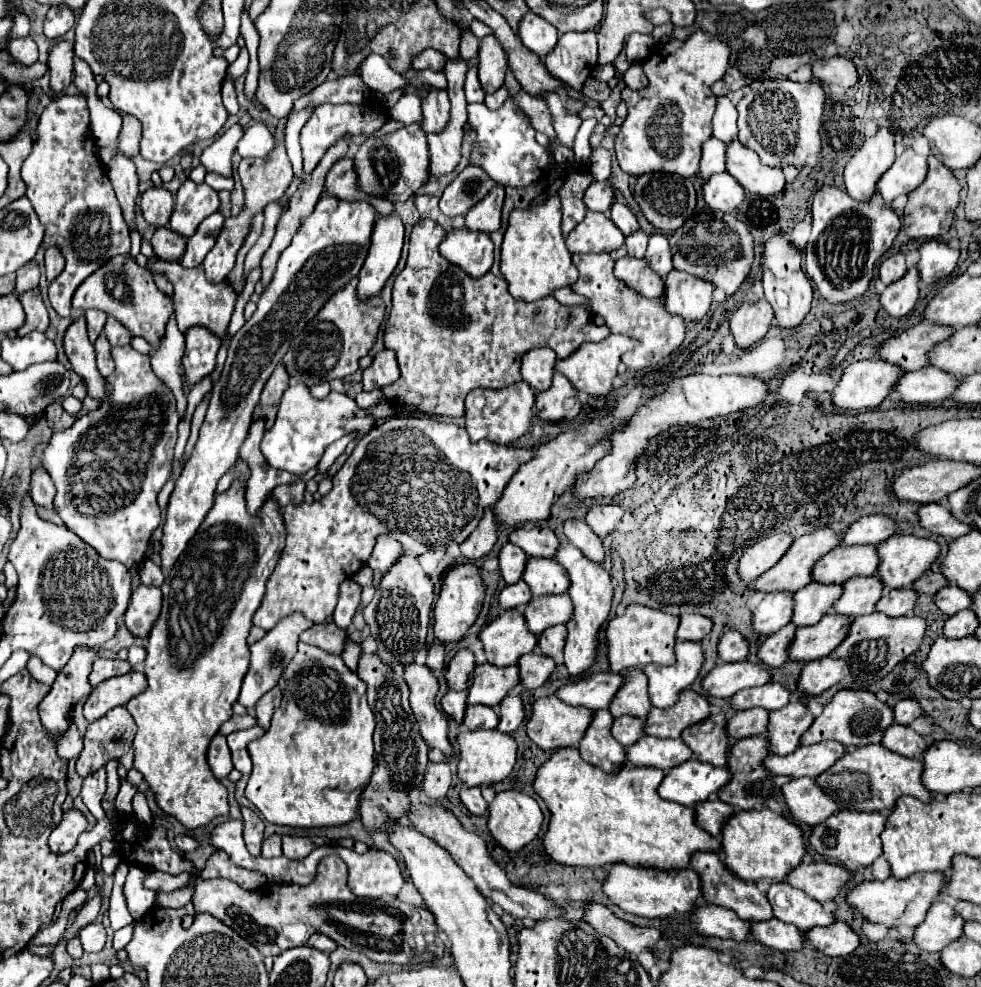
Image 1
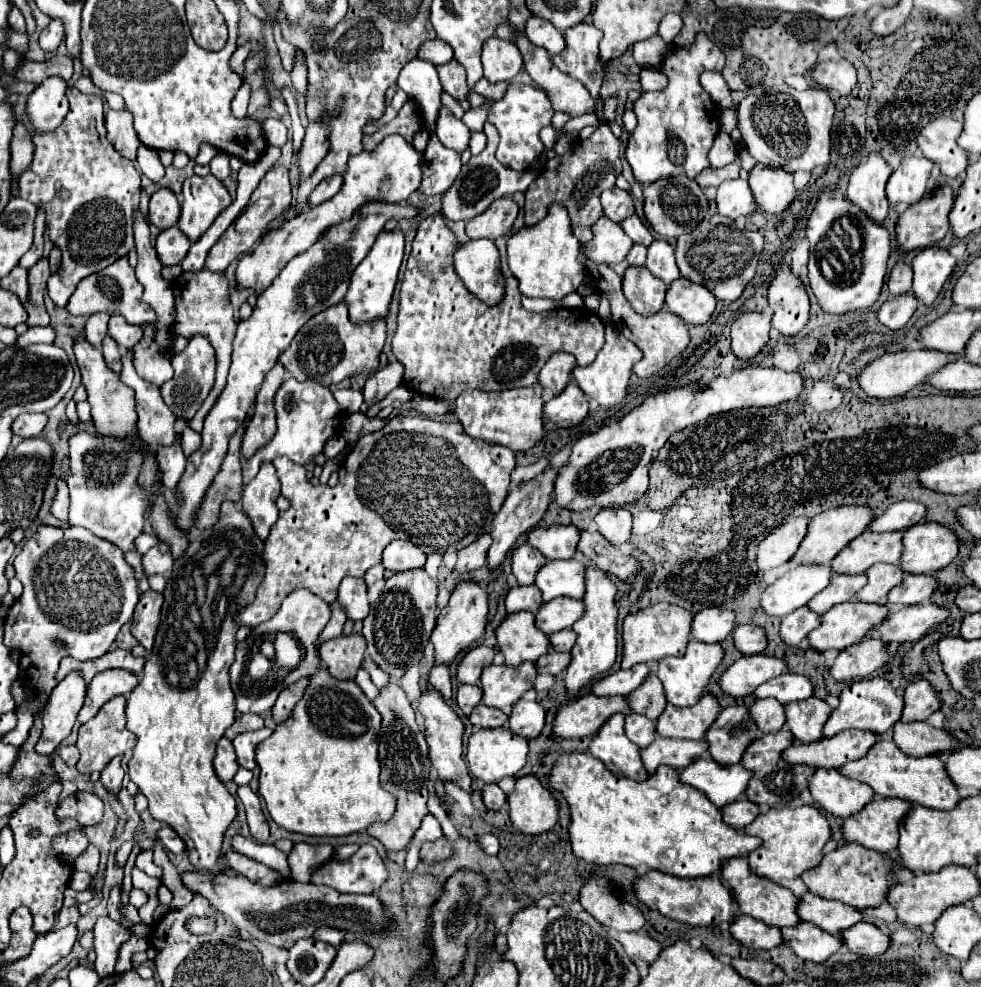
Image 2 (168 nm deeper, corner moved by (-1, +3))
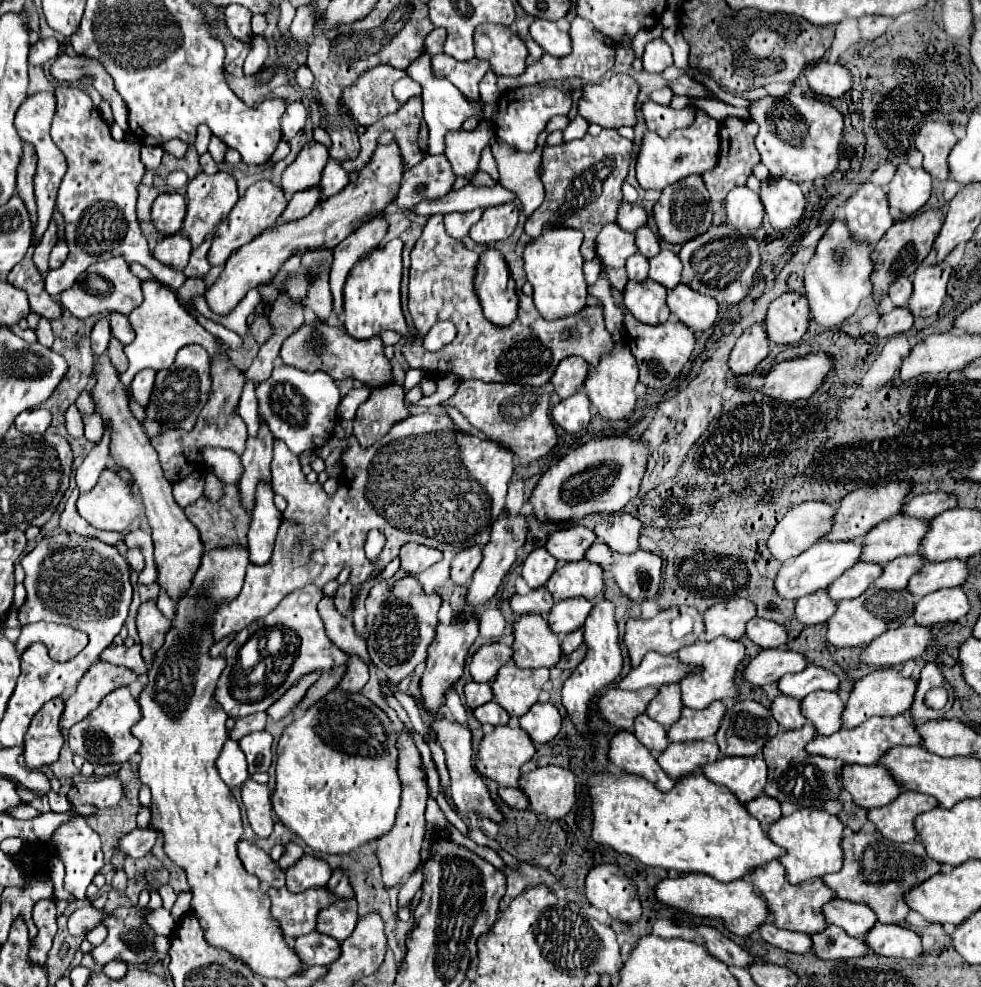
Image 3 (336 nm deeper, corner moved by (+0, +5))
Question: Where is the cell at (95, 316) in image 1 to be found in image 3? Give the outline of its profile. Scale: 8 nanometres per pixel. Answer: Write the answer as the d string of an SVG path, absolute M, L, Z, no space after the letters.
M102 317L94 329L92 329L92 351L94 355L102 355L108 347L108 341L110 341L112 333L110 333L110 323L106 317Z

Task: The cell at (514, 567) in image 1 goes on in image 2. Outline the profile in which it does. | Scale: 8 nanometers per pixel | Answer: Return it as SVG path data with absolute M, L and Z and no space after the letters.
M527 543L519 545L511 553L511 567L519 585L531 585L535 579L535 573L543 563L545 563L545 557Z

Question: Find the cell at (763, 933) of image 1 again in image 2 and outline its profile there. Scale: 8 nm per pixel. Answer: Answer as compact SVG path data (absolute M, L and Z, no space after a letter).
M805 921L795 927L783 927L781 933L783 933L783 941L791 945L795 955L813 963L825 961L841 945L841 939L837 935L831 935Z

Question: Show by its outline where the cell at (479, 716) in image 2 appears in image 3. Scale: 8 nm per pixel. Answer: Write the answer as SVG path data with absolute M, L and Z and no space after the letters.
M496 701L480 705L478 709L474 709L474 715L482 725L506 725L510 719L508 713Z

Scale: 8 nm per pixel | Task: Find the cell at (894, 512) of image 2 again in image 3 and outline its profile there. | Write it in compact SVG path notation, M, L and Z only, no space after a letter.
M934 491L934 493L922 493L922 495L910 497L904 503L902 513L930 521L936 515L940 515L942 511L948 511L948 509L954 509L954 507L956 507L954 495L950 495L946 491Z

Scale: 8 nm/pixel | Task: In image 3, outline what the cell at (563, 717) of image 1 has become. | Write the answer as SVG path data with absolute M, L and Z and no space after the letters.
M610 687L608 693L598 701L598 707L610 725L620 729L632 729L634 719L646 711L648 703L656 695L658 695L656 687L646 687L638 691L624 691Z

